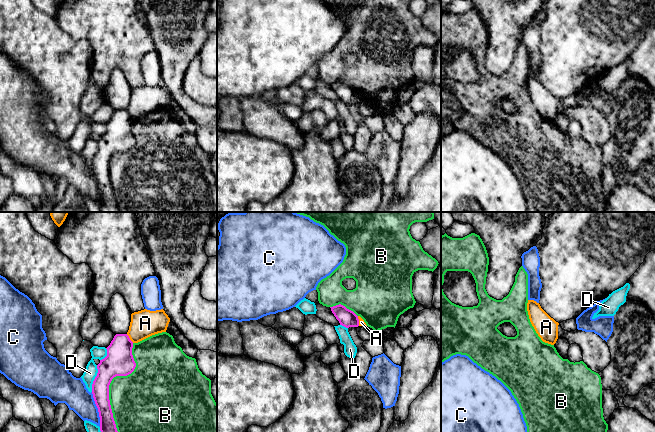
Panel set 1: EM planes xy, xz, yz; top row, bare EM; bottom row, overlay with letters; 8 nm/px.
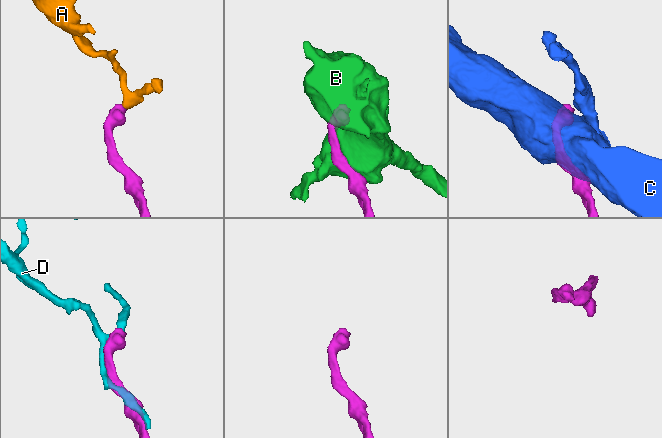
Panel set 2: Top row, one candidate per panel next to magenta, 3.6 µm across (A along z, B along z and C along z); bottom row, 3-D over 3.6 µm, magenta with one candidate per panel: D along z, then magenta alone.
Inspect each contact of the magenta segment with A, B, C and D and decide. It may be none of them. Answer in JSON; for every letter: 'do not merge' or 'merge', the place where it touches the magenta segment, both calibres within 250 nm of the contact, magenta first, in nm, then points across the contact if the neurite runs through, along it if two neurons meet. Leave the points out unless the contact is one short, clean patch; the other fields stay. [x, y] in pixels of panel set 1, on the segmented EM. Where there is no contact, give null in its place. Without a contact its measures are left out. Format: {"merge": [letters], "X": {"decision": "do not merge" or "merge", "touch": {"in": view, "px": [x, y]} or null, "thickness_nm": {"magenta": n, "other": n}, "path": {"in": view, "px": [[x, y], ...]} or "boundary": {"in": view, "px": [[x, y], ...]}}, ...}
{"merge": [], "A": {"decision": "do not merge", "touch": {"in": "xy", "px": [129, 338]}, "thickness_nm": {"magenta": 220, "other": 220}, "boundary": {"in": "xy", "px": [[126, 334], [133, 342]]}}, "B": {"decision": "do not merge", "touch": {"in": "xy", "px": [111, 380]}, "thickness_nm": {"magenta": 220, "other": 420}}, "C": {"decision": "do not merge", "touch": {"in": "xy", "px": [98, 409]}, "thickness_nm": {"magenta": 140, "other": 220}}, "D": {"decision": "do not merge", "touch": {"in": "xy", "px": [95, 378]}, "thickness_nm": {"magenta": 220, "other": 100}}}

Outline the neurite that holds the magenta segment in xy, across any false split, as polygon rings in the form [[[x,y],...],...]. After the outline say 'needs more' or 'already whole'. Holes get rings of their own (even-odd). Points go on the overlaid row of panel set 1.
[[[116,334],[107,349],[107,356],[97,365],[92,394],[98,408],[101,432],[118,432],[109,400],[109,385],[116,376],[131,374],[136,363],[132,355],[133,342],[127,334]]]; already whole

